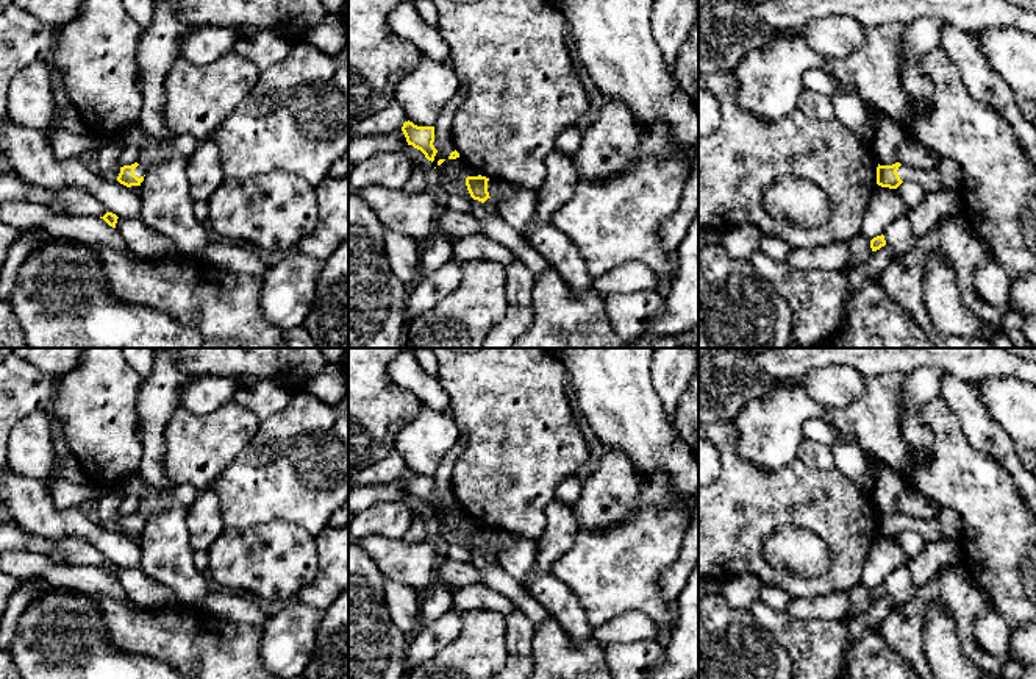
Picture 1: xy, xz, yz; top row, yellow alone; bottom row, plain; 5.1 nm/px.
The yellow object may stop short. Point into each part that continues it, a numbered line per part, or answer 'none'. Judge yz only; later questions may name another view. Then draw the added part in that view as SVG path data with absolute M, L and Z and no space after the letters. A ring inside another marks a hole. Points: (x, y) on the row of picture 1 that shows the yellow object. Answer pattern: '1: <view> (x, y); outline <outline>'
1: yz (928, 180); outline M902 164L897 173L902 181L914 181L925 192L939 192L945 187L936 169L919 170Z

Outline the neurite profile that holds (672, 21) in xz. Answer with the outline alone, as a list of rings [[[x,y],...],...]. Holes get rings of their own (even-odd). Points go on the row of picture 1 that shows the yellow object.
[[[653,0],[652,37],[661,48],[666,69],[675,78],[678,50],[689,36],[698,11],[698,0]]]

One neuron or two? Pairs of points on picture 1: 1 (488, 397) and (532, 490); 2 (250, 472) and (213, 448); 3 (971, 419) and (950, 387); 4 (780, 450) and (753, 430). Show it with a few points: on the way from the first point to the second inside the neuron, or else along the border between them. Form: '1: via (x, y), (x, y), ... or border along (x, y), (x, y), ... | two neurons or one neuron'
1: via (511, 420), (518, 426), (518, 467) | one neuron
2: border along (255, 433), (207, 487) | two neurons
3: via (969, 411), (958, 395) | one neuron
4: via (774, 444), (760, 431) | one neuron

